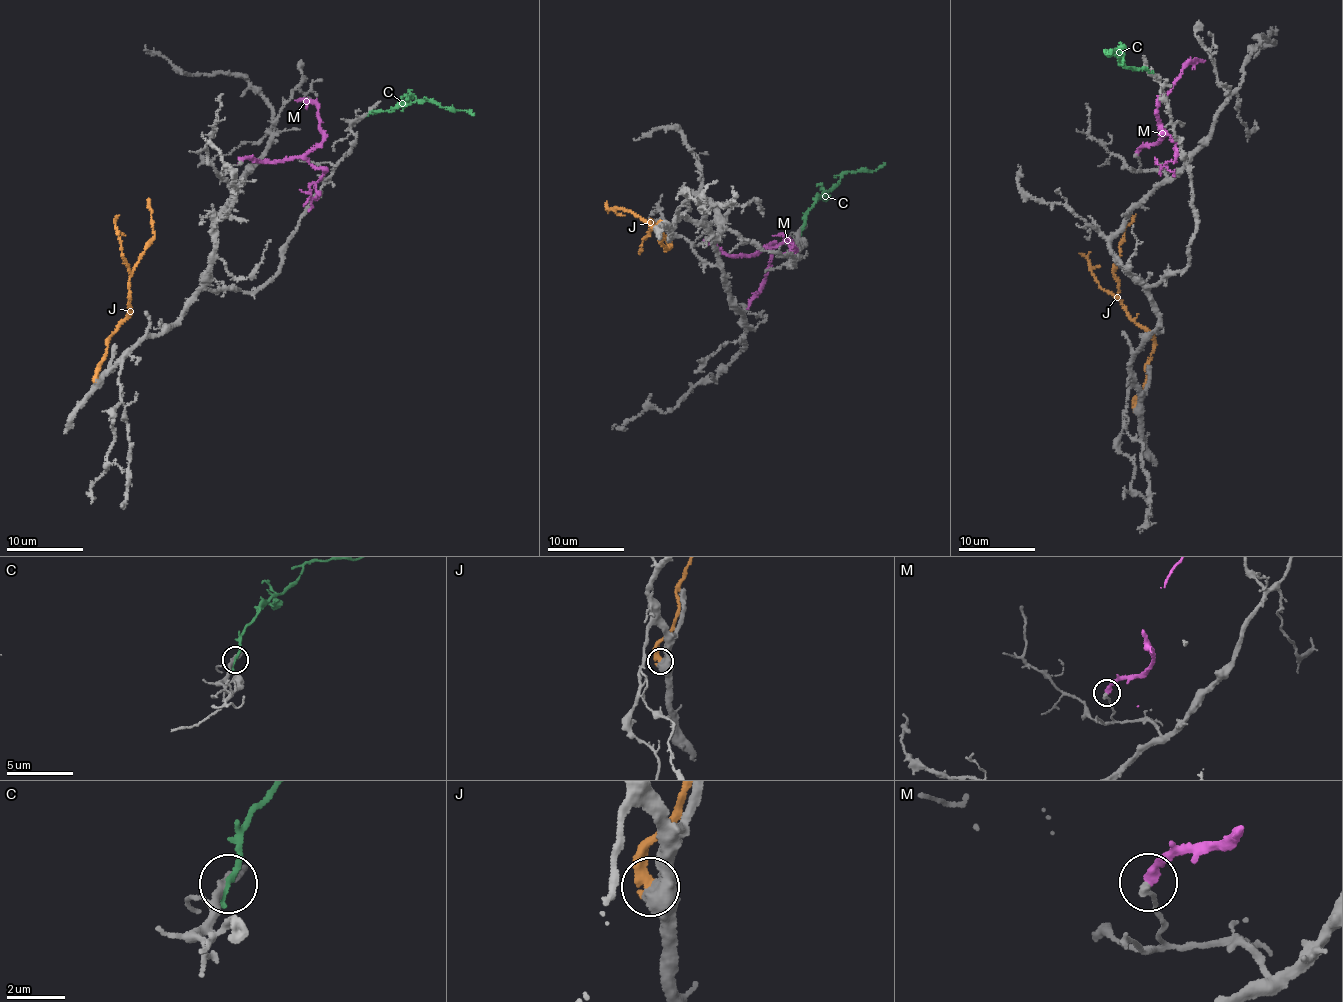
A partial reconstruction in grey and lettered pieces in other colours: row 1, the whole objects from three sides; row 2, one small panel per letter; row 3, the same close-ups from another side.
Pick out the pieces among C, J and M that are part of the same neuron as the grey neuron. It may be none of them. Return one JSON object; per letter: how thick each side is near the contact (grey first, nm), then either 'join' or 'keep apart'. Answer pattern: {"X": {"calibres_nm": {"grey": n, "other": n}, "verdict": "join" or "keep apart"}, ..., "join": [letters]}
{"C": {"calibres_nm": {"grey": 170, "other": 240}, "verdict": "keep apart"}, "J": {"calibres_nm": {"grey": 550, "other": 460}, "verdict": "keep apart"}, "M": {"calibres_nm": {"grey": 200, "other": 360}, "verdict": "keep apart"}, "join": []}

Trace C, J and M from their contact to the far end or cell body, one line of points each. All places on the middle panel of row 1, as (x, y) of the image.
C: (802, 230), (804, 215), (840, 177), (854, 171), (876, 171), (885, 163)
J: (660, 223), (658, 241), (665, 248), (668, 244), (650, 220), (655, 227), (639, 254)
M: (706, 240), (727, 254), (751, 257), (774, 244), (763, 285), (747, 309)

